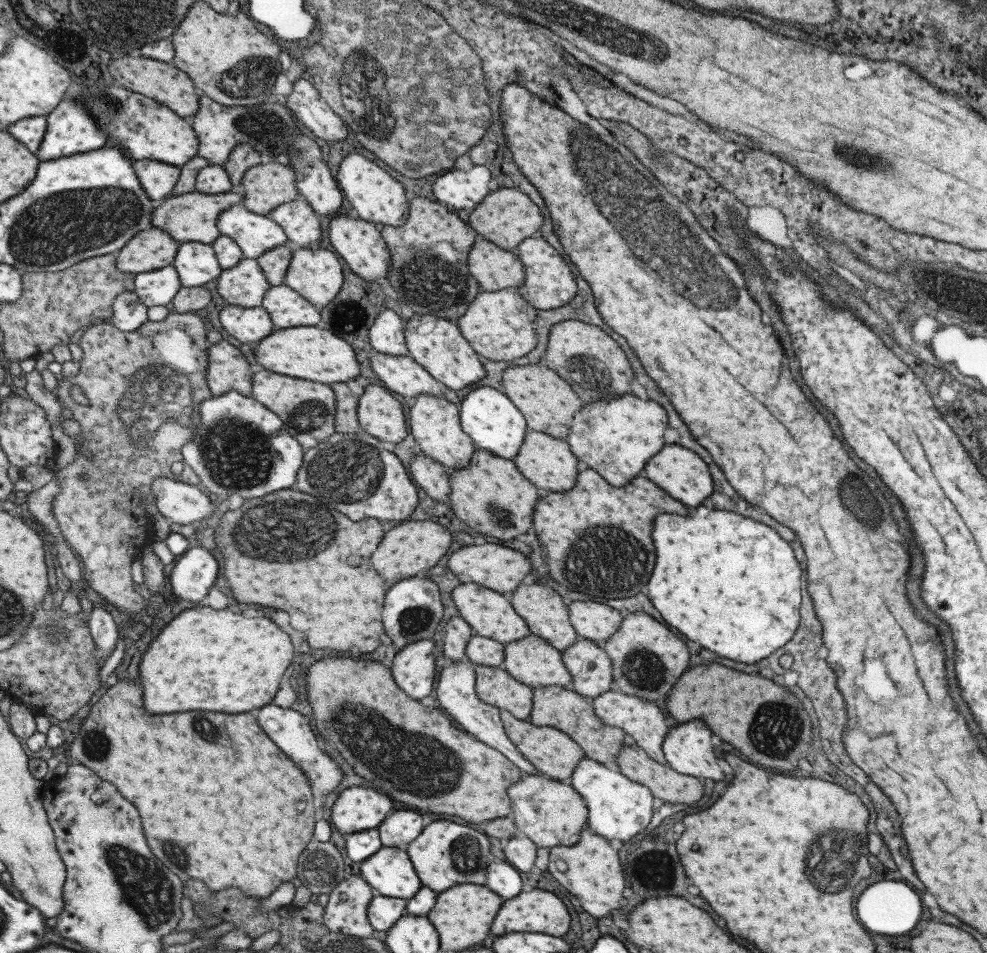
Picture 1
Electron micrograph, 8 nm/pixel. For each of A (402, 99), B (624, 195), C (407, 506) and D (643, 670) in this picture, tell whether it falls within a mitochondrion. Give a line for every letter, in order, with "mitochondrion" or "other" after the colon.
A: mitochondrion
B: mitochondrion
C: other
D: mitochondrion

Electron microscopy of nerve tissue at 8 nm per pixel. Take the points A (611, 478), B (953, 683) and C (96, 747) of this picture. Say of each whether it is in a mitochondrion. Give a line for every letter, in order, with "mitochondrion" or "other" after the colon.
A: other
B: other
C: mitochondrion

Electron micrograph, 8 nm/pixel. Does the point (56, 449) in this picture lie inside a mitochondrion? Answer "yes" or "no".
no

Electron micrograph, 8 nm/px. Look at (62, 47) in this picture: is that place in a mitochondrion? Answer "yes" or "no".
no

